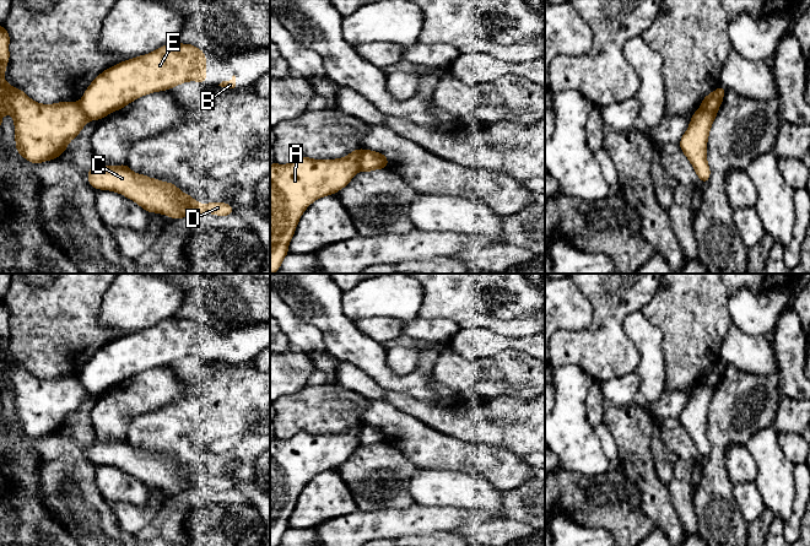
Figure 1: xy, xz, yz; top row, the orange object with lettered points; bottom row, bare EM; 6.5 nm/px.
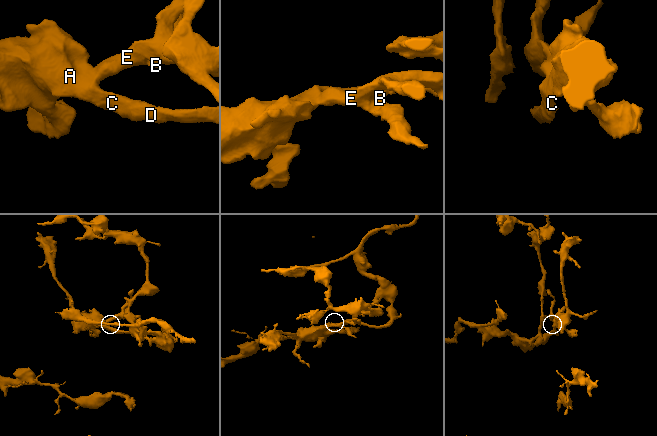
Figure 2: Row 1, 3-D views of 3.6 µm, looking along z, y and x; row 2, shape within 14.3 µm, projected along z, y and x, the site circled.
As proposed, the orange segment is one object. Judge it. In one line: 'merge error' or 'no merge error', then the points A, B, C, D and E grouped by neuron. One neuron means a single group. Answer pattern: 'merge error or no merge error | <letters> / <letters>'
merge error | A C D / B E

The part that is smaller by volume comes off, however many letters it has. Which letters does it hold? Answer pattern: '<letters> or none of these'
B, E

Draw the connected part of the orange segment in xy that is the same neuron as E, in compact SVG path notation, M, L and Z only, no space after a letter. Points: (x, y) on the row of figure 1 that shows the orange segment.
M169 42L155 52L124 60L101 72L86 88L80 106L90 120L101 120L152 92L167 91L188 81L206 82L206 55L193 44Z

